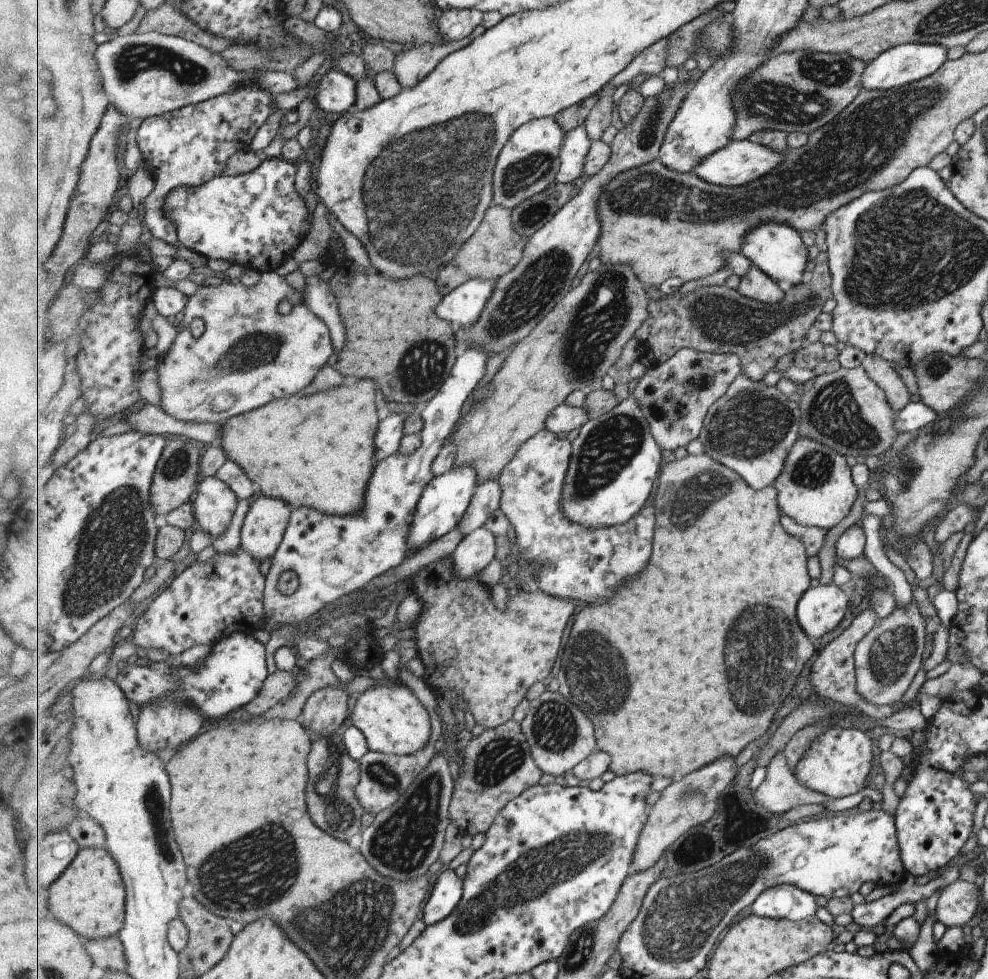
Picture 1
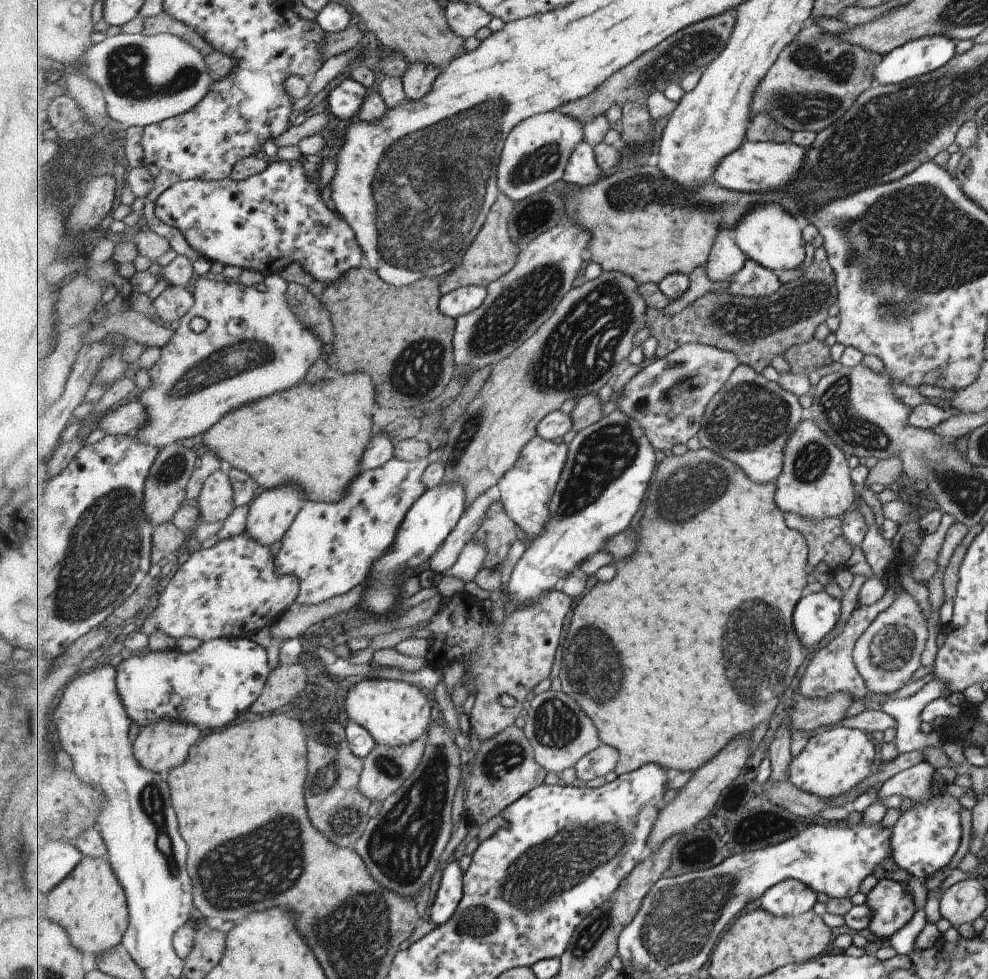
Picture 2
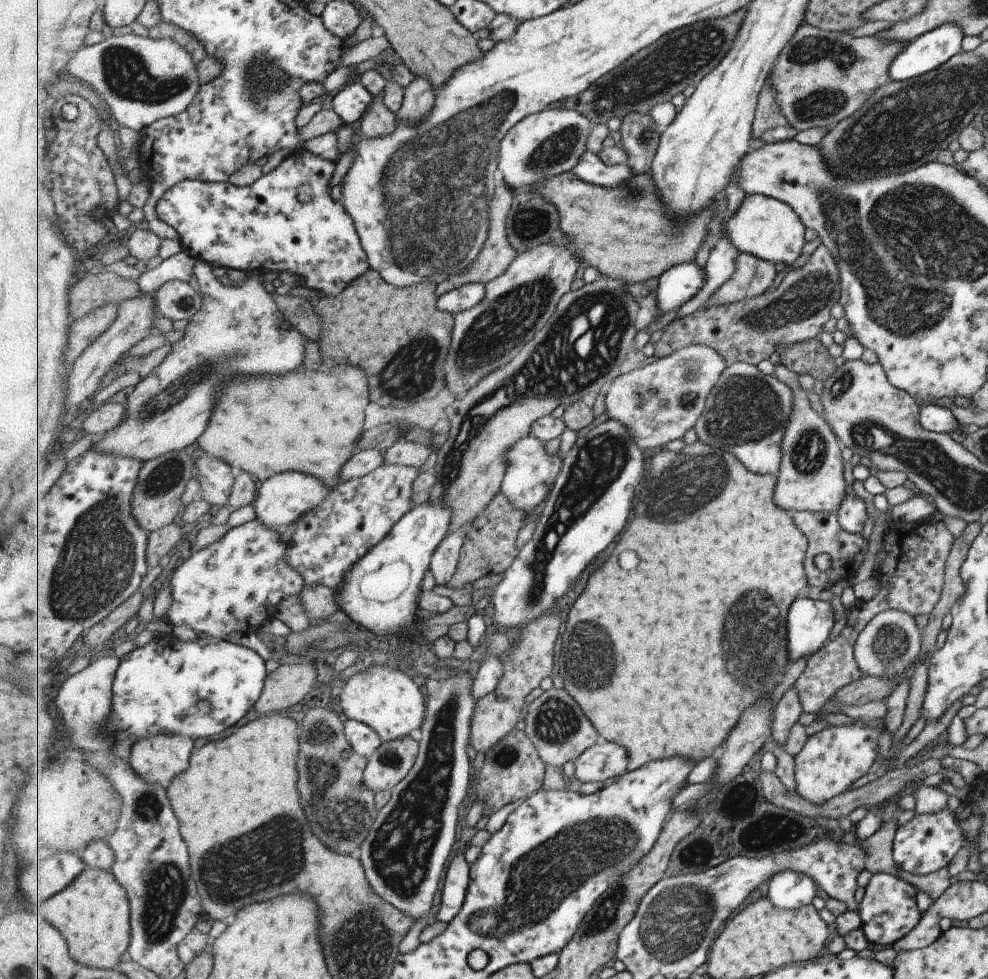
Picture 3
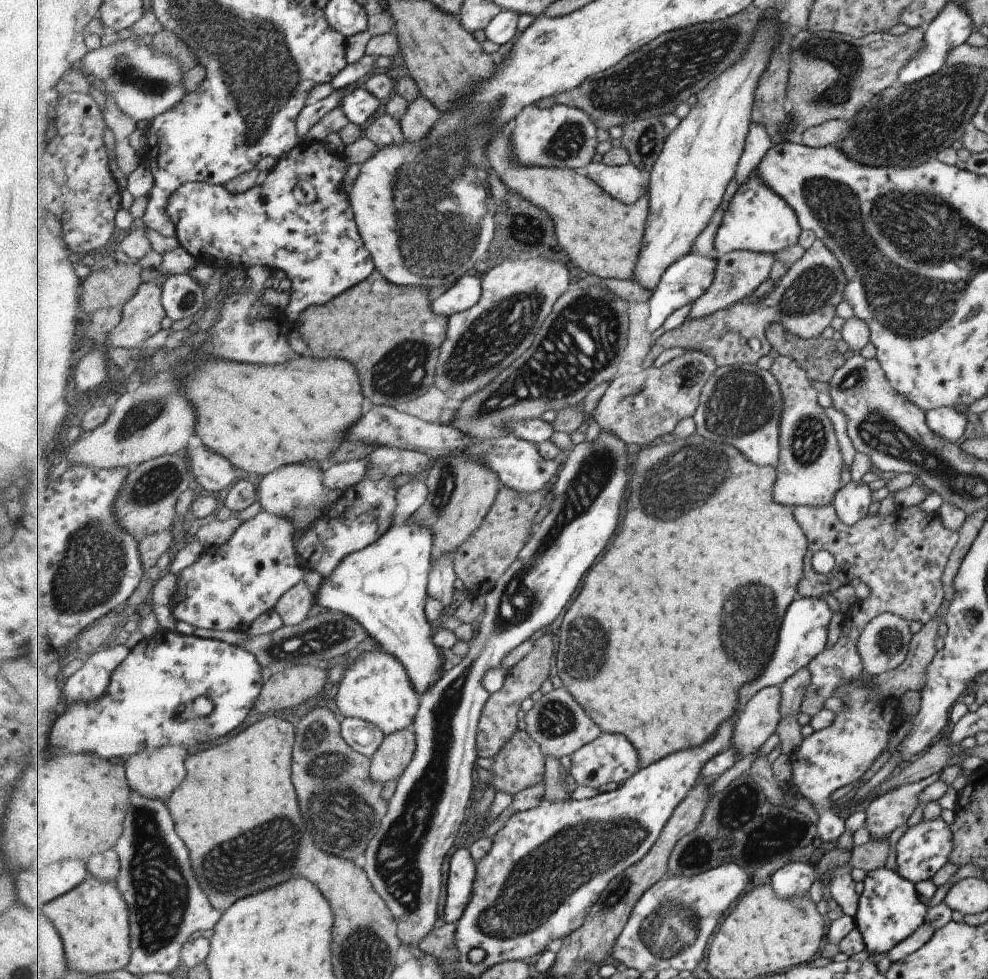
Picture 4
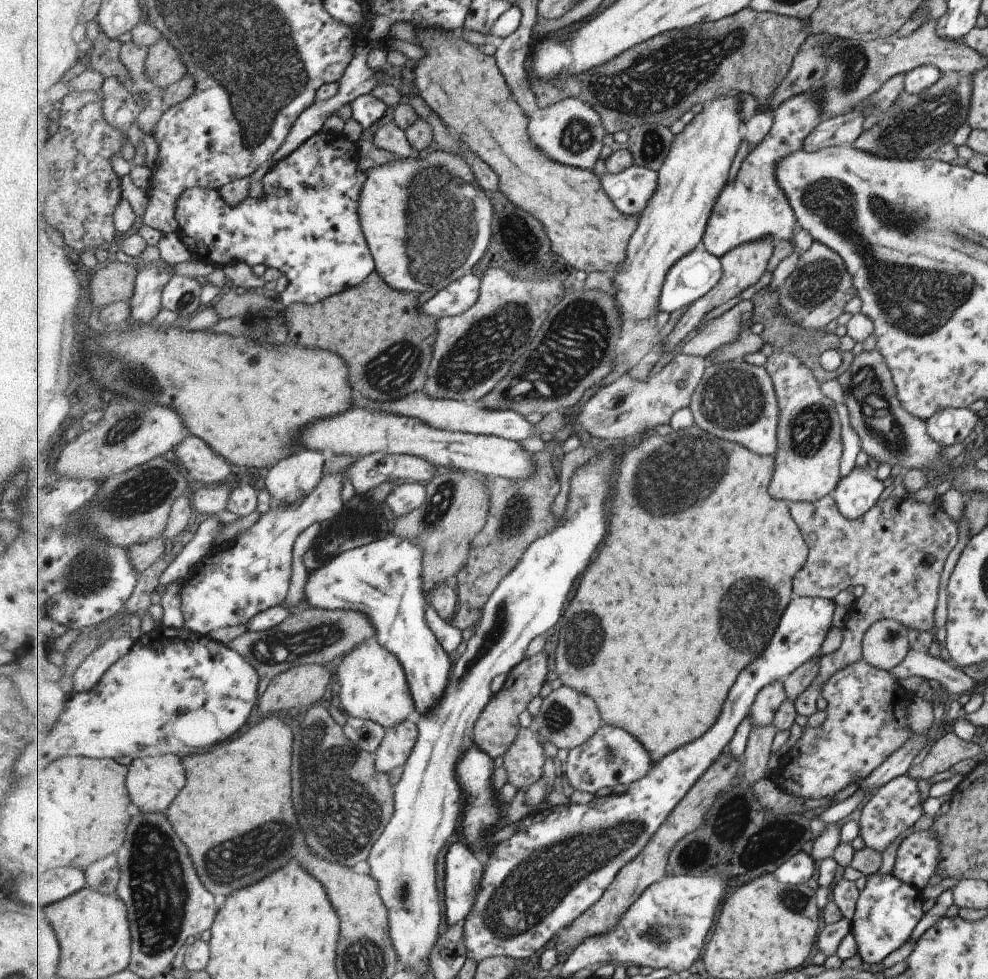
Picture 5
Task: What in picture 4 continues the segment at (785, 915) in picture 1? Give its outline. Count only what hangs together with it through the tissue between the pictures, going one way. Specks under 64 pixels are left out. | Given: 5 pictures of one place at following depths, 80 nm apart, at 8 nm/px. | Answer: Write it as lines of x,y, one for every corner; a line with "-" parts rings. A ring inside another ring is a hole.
793,861
775,871
770,882
782,899
807,893
809,886
816,880
814,868
814,865
808,862

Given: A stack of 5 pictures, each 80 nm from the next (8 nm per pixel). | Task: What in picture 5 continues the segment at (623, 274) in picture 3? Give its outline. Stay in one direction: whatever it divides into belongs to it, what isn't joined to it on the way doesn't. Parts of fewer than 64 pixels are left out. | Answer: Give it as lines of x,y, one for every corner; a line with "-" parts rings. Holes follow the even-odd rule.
424,27
413,28
419,34
421,46
427,55
414,69
415,86
428,106
451,128
479,158
482,158
499,175
499,192
515,206
527,210
551,236
553,250
561,254
573,268
589,272
615,274
626,261
630,238
638,227
640,217
626,217
606,193
597,174
576,166
564,165
552,159
530,139
530,118
518,103
516,92
506,81
494,56
487,56
476,44
465,42
460,32
443,33

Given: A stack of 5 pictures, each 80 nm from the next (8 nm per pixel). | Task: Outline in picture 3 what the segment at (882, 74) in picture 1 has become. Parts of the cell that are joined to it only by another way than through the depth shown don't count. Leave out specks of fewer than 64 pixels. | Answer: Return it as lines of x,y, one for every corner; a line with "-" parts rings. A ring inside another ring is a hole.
941,23
930,31
924,32
921,36
913,39
896,57
888,68
889,82
909,81
912,78
920,77
939,68
946,60
953,55
963,51
962,38
964,32
962,26
957,23

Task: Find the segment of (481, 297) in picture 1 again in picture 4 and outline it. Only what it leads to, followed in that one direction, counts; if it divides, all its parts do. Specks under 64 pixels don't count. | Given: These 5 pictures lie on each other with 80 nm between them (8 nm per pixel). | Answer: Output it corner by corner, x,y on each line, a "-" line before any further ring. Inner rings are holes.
472,273
461,277
437,300
432,301
435,313
450,317
473,308
482,297
482,277

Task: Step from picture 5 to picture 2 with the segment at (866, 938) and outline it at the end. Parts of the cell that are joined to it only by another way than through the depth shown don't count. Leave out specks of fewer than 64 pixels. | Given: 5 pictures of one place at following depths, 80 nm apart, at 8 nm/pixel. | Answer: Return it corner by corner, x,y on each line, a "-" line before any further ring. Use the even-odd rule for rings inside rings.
881,878
869,890
866,904
873,916
864,934
877,941
887,941
914,913
911,894
905,894
896,881
887,878

